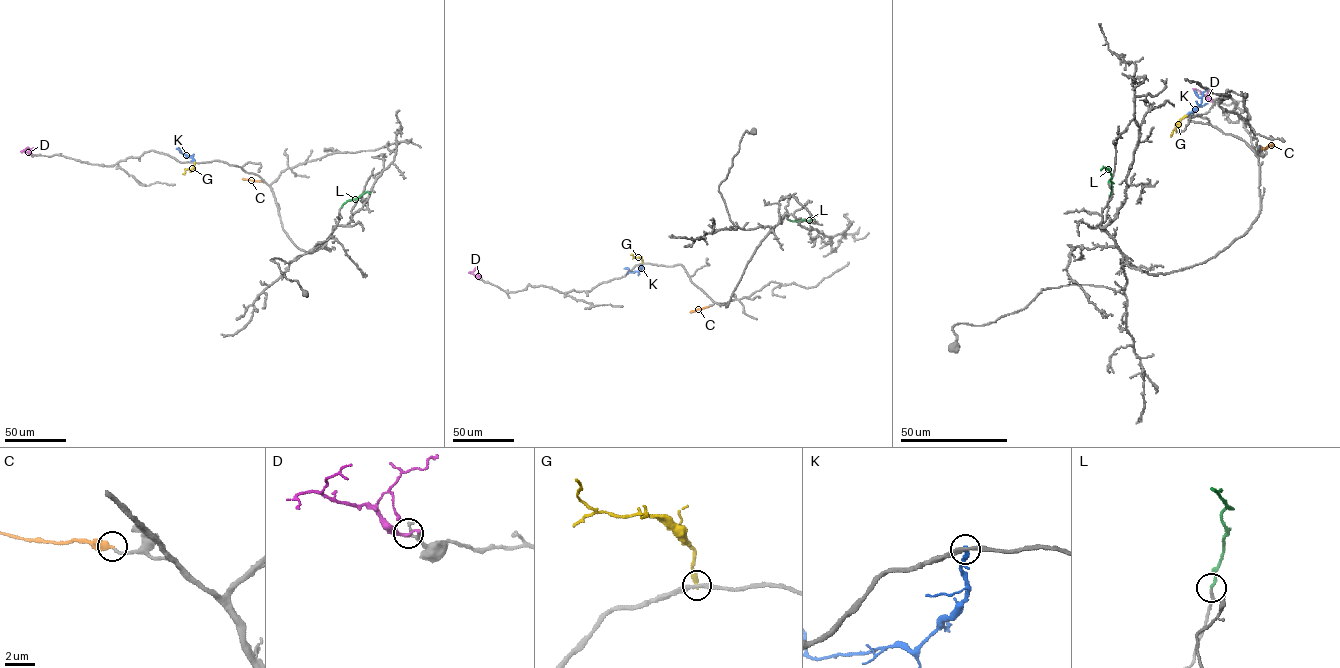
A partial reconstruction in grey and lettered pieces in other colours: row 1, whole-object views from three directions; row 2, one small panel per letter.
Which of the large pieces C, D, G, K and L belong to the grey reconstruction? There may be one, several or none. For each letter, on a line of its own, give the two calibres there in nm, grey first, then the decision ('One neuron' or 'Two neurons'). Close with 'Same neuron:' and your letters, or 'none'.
C: Thickness 170 nm (grey) against 400 nm. One neuron
D: Thickness 180 nm (grey) against 170 nm. Two neurons
G: Thickness 260 nm (grey) against 320 nm. Two neurons
K: Thickness 260 nm (grey) against 280 nm. Two neurons
L: Thickness 180 nm (grey) against 180 nm. One neuron
Same neuron: C, L

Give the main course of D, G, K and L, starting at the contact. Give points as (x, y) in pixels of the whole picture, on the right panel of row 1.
D: (1212, 101), (1192, 88)
G: (1186, 116), (1171, 136)
K: (1186, 115), (1200, 106), (1202, 99), (1196, 92)
L: (1110, 195), (1111, 174), (1105, 167), (1101, 170)

